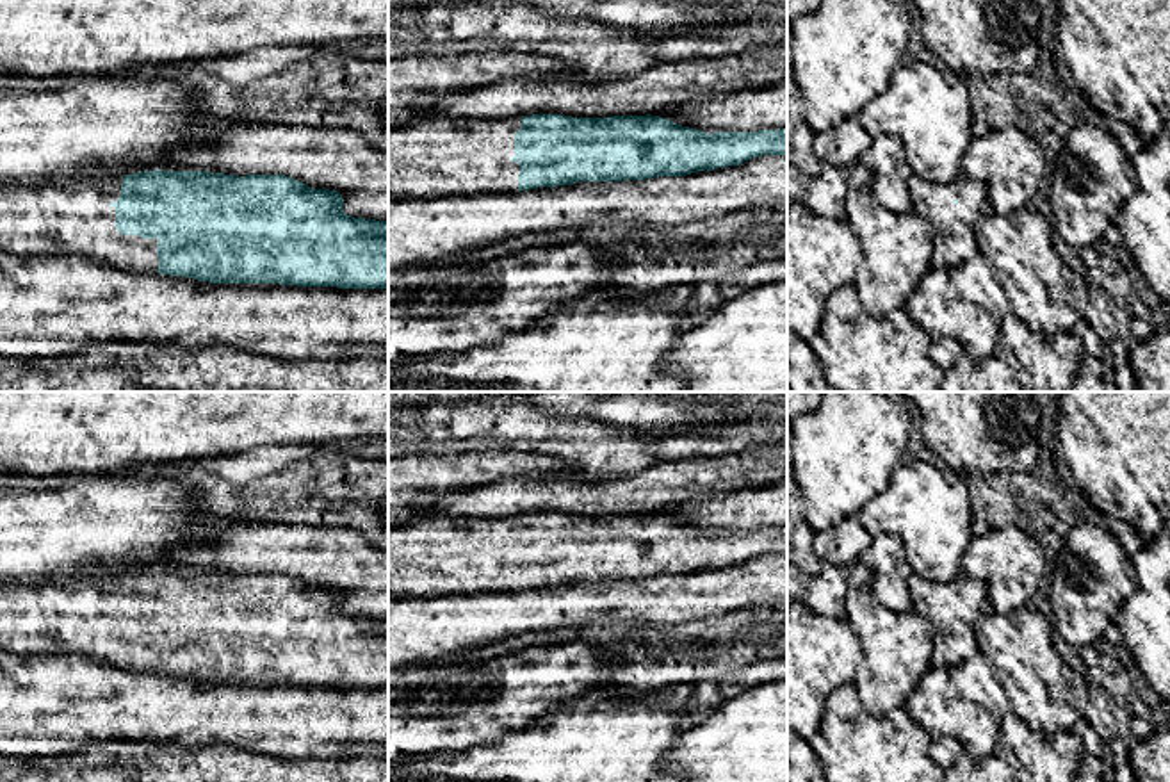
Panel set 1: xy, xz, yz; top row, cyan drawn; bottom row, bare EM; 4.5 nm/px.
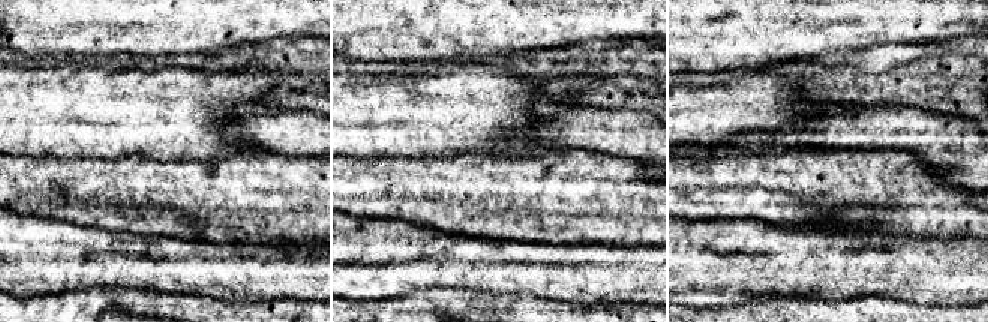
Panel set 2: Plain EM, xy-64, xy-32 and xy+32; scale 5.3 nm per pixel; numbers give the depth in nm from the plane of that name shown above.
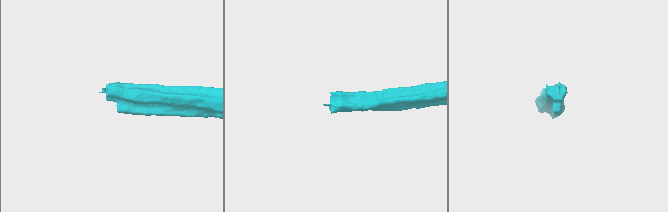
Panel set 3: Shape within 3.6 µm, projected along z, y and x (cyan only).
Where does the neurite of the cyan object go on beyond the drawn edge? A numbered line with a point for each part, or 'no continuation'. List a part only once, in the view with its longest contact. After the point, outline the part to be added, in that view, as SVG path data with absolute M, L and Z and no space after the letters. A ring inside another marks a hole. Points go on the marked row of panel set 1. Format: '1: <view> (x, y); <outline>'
1: xy (64, 218); M121 176L93 180L61 180L46 183L0 182L0 251L16 257L85 257L132 273L158 271L158 240L121 235L116 230L116 208Z

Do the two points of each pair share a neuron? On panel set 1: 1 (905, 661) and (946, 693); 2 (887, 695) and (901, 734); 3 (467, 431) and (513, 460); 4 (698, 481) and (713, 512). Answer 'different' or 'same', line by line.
1: different
2: different
3: different
4: different

